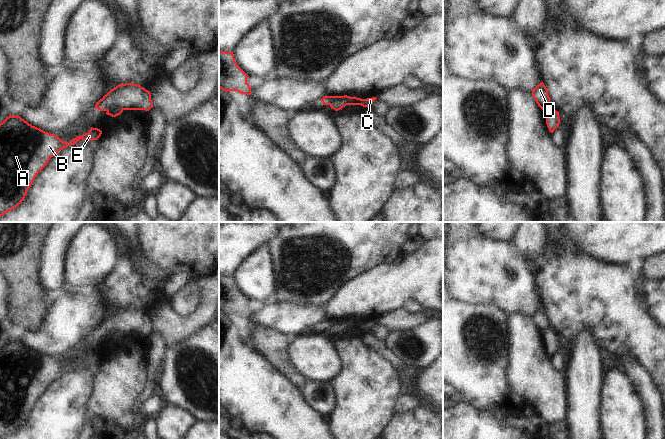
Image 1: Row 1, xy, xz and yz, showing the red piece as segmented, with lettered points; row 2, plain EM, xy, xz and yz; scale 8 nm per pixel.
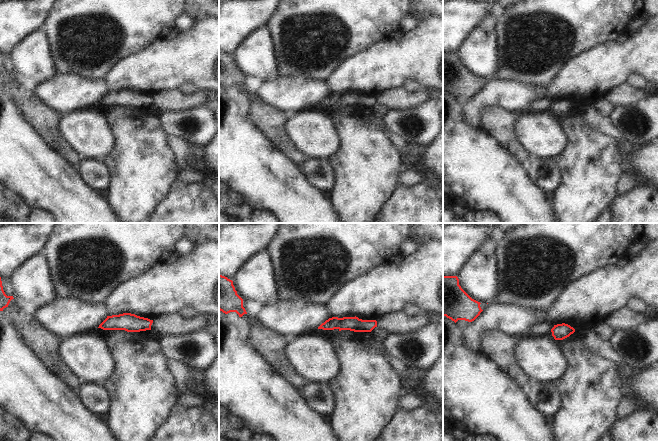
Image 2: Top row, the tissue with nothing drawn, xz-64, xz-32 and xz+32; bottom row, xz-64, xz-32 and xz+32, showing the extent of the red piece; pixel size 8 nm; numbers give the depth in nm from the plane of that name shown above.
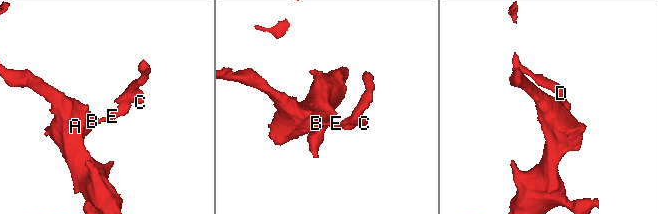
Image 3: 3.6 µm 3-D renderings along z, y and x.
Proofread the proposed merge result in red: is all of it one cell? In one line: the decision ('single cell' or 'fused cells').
fused cells

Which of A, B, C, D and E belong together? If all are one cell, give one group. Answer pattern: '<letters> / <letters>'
A B E / C D

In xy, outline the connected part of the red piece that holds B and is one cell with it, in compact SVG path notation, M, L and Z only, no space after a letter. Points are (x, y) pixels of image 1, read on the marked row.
M9 115L0 123L0 217L15 209L25 198L37 174L47 165L51 157L63 148L76 144L80 139L84 141L97 140L102 134L98 128L92 128L85 134L73 138L69 143L62 141L55 134L50 134L32 126L19 115Z

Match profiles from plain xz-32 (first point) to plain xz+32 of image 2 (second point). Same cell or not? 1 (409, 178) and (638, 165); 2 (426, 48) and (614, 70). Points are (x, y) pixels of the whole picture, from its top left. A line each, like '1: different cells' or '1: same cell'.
1: different cells
2: same cell

